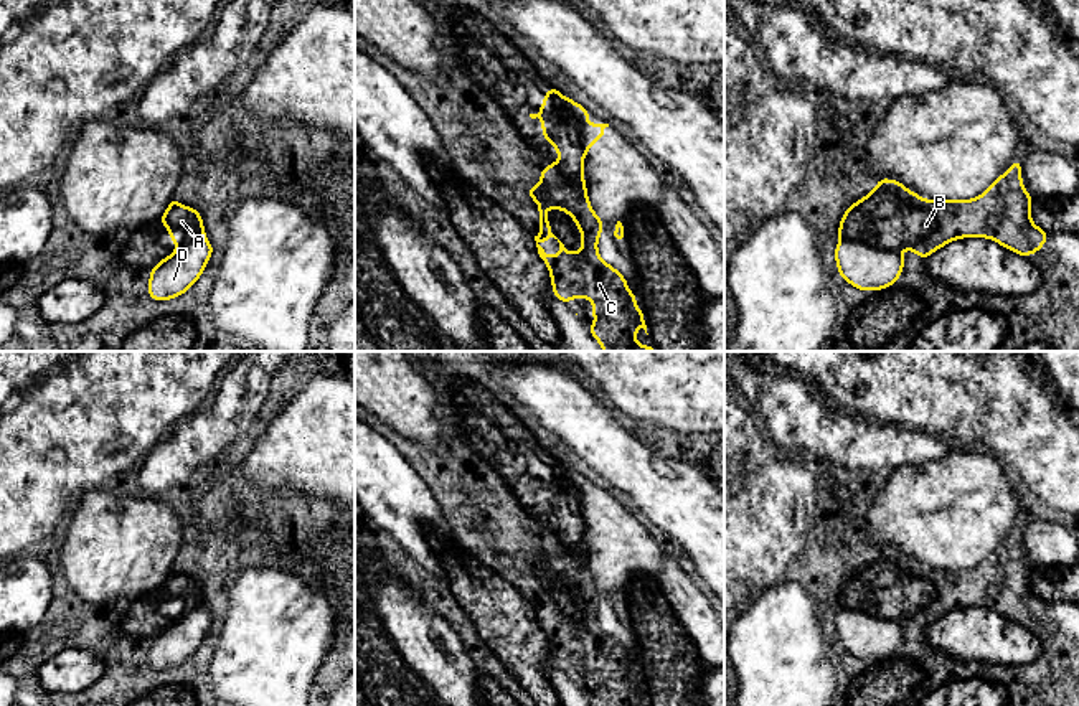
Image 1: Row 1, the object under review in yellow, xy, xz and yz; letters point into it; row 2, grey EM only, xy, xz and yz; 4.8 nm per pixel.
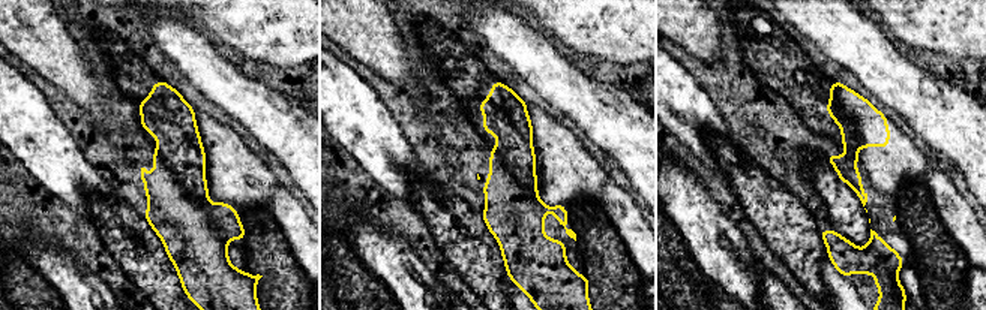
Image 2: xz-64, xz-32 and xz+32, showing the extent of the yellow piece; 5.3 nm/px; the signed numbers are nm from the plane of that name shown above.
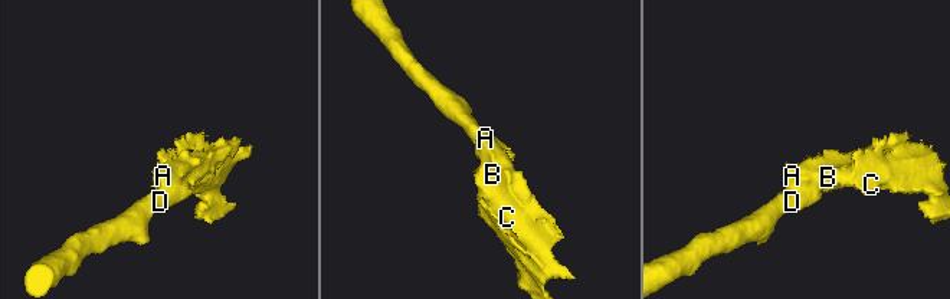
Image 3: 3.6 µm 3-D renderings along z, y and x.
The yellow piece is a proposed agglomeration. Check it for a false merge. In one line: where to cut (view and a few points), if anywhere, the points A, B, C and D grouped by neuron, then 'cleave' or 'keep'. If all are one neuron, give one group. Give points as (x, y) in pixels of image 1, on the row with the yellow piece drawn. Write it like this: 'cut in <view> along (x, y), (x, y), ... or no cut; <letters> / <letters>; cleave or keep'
cut in yz along (840, 240), (858, 240), (876, 248), (899, 251); A B C / D; cleave

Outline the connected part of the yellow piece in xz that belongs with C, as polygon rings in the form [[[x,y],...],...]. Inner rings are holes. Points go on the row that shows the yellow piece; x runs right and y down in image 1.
[[[554,86],[548,87],[540,112],[530,114],[531,119],[541,119],[541,137],[549,140],[559,155],[556,163],[541,168],[540,183],[528,188],[528,196],[538,208],[538,218],[541,224],[540,234],[535,236],[535,241],[540,257],[549,269],[553,295],[566,305],[571,299],[591,299],[594,302],[589,313],[596,317],[596,323],[586,327],[604,351],[657,351],[652,341],[647,348],[637,343],[635,332],[642,327],[647,333],[647,325],[643,320],[645,308],[634,307],[638,297],[630,292],[625,275],[622,275],[610,264],[604,262],[597,251],[597,241],[601,238],[604,221],[594,213],[587,198],[582,167],[584,148],[581,142],[579,124],[568,114],[564,106],[566,101],[568,97],[564,97]],[[544,206],[549,209],[563,209],[574,219],[582,236],[579,252],[569,252],[564,244],[551,233],[548,214],[543,209]],[[551,238],[559,242],[558,256],[546,254],[540,246]]]

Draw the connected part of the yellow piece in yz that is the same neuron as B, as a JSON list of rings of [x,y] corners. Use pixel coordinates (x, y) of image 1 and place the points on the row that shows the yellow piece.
[[[1016,158],[987,190],[972,200],[926,200],[898,180],[878,178],[878,185],[865,198],[845,209],[838,236],[876,249],[914,251],[927,259],[945,244],[962,238],[993,239],[1023,257],[1039,252],[1049,233],[1031,221],[1031,196],[1021,180],[1021,160]]]

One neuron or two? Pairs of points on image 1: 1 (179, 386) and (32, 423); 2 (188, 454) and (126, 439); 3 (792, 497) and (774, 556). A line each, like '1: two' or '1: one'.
1: one
2: two
3: one

